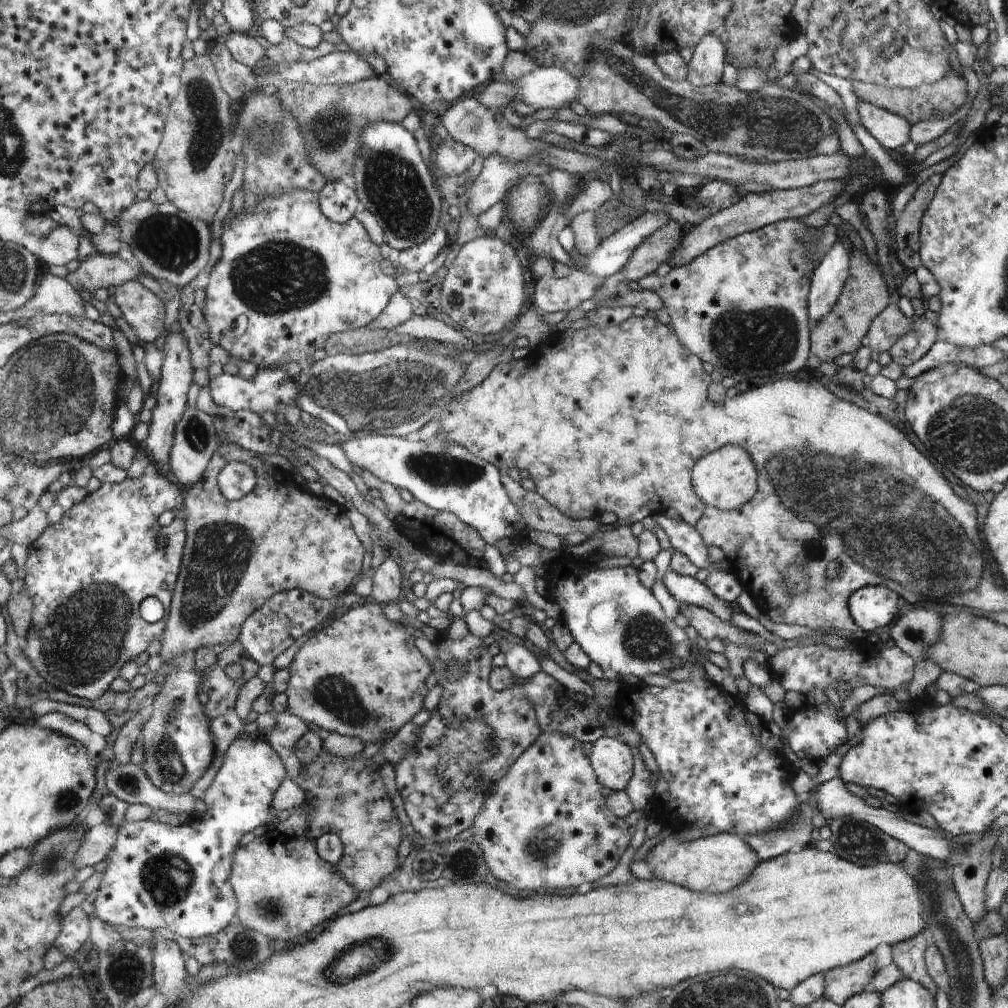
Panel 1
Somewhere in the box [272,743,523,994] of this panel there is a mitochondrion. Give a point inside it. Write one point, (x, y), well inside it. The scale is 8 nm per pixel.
(358, 960)

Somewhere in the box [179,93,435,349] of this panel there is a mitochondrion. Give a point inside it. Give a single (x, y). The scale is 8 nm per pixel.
(277, 277)

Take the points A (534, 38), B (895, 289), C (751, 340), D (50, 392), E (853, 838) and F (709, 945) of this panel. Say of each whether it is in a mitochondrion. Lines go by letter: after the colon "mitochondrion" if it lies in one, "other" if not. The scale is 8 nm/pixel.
A: other
B: other
C: mitochondrion
D: mitochondrion
E: mitochondrion
F: other

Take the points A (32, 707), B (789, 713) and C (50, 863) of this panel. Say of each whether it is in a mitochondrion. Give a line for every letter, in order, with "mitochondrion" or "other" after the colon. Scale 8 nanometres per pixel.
A: other
B: other
C: mitochondrion

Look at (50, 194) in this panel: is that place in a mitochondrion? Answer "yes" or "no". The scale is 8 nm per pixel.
no

